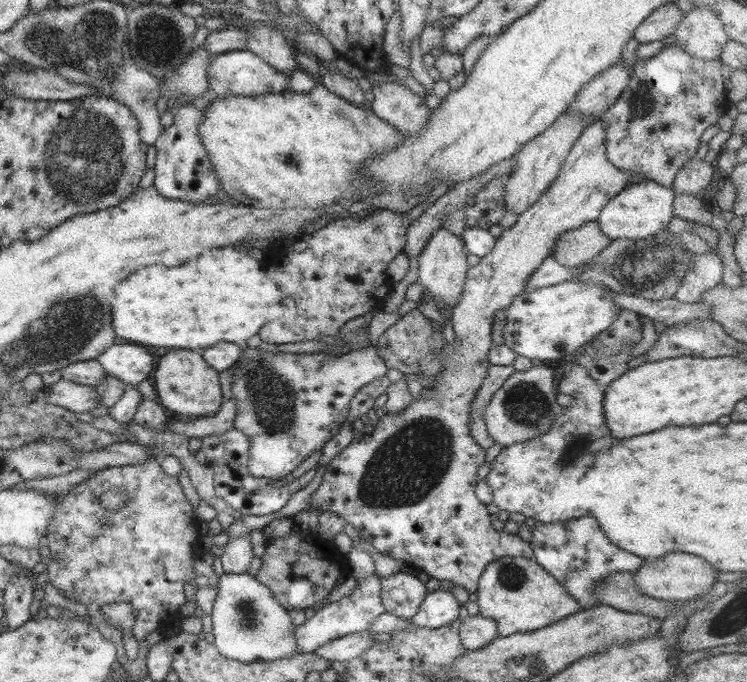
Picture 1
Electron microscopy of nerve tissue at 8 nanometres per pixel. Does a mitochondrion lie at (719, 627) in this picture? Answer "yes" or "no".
yes

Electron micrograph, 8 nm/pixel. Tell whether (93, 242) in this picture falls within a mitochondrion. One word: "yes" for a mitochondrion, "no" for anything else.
no

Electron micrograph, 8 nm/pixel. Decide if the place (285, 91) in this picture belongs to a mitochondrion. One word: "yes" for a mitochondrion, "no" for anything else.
no

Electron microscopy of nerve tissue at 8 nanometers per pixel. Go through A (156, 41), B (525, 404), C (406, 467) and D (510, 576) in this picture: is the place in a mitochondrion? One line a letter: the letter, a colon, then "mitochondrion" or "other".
A: mitochondrion
B: mitochondrion
C: mitochondrion
D: mitochondrion

